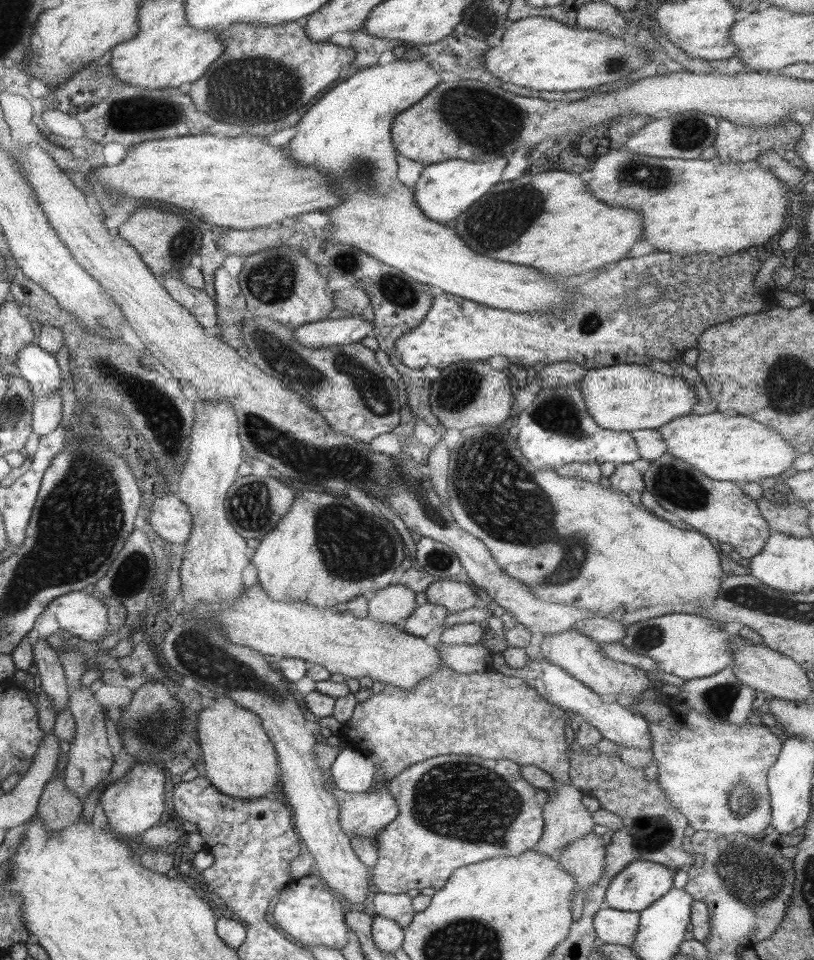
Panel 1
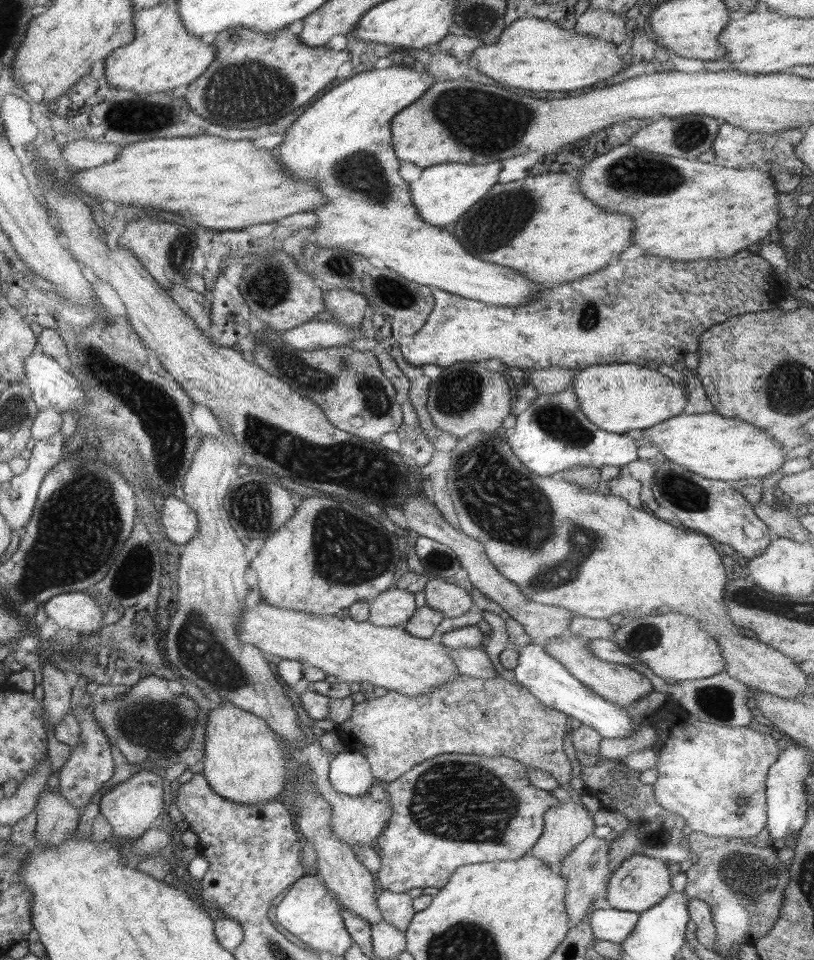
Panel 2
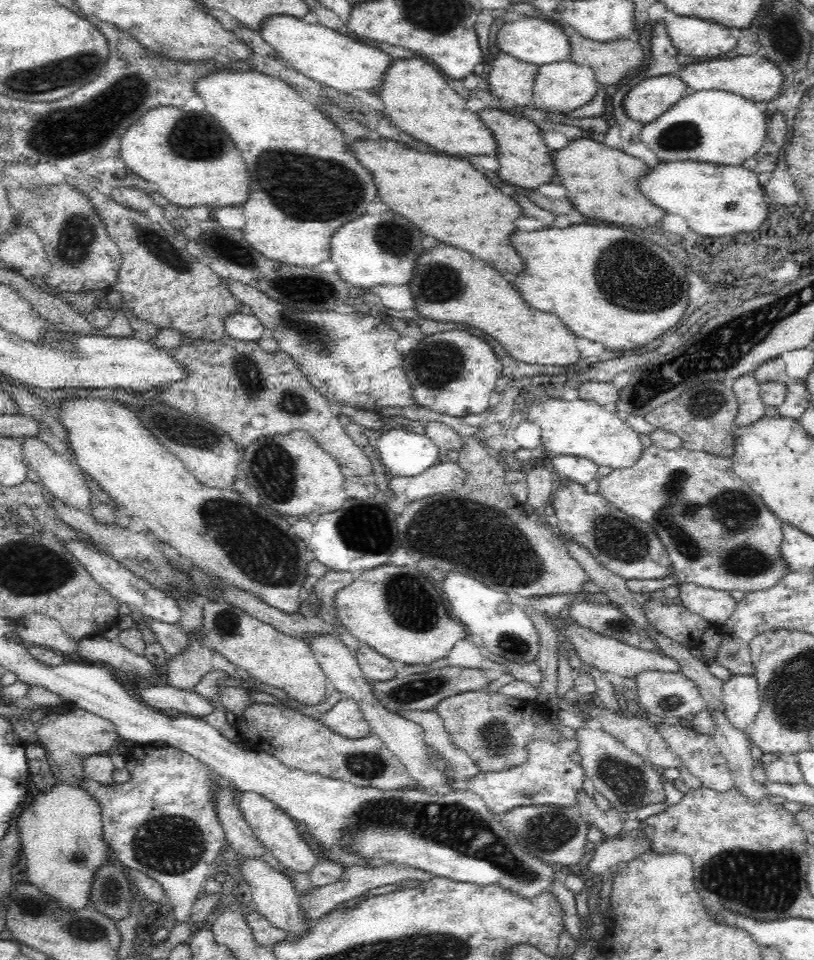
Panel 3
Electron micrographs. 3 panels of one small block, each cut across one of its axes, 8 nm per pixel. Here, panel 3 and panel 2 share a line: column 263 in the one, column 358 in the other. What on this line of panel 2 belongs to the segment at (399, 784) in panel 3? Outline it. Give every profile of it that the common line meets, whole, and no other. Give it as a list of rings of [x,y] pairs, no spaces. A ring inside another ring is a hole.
[[[459,675],[417,697],[387,691],[381,697],[356,703],[349,718],[336,725],[334,732],[345,744],[344,750],[355,751],[367,759],[375,782],[383,787],[420,762],[451,752],[491,758],[505,756],[520,762],[528,769],[542,770],[550,774],[560,787],[564,787],[570,780],[571,766],[561,746],[569,720],[563,712],[541,704],[517,681],[511,683],[499,676],[495,679],[481,679]]]

